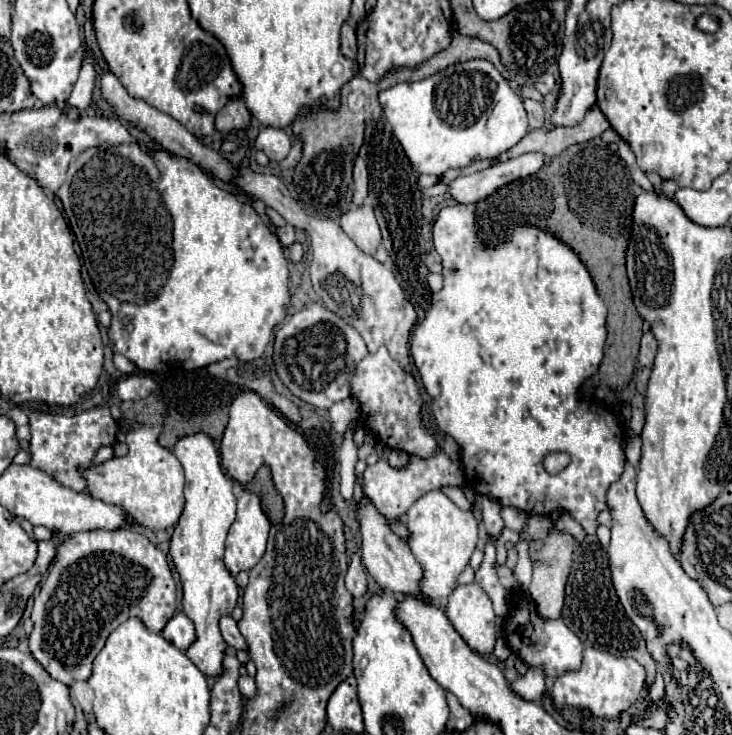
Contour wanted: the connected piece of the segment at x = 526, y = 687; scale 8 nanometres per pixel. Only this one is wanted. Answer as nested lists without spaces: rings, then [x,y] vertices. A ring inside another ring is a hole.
[[[530,667],[526,671],[526,675],[522,675],[520,679],[516,679],[514,683],[510,683],[510,689],[526,699],[526,701],[538,701],[542,697],[542,693],[546,691],[544,687],[544,673],[542,669],[536,669],[536,667]]]

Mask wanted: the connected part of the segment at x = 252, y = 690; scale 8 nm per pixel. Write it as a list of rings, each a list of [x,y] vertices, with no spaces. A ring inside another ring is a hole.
[[[249,675],[240,676],[240,691],[246,699],[252,699],[256,695],[256,681],[253,677]]]

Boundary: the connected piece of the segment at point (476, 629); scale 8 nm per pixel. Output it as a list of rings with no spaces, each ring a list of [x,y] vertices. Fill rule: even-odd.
[[[458,585],[448,597],[446,617],[472,651],[480,653],[484,659],[492,655],[496,643],[496,615],[492,601],[480,585]]]

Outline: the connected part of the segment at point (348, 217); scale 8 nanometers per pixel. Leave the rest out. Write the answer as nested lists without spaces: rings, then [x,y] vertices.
[[[362,205],[362,207],[350,209],[348,213],[342,215],[340,225],[342,225],[344,233],[356,243],[356,247],[362,253],[374,255],[378,245],[382,243],[380,227],[378,227],[374,209],[370,205]]]

